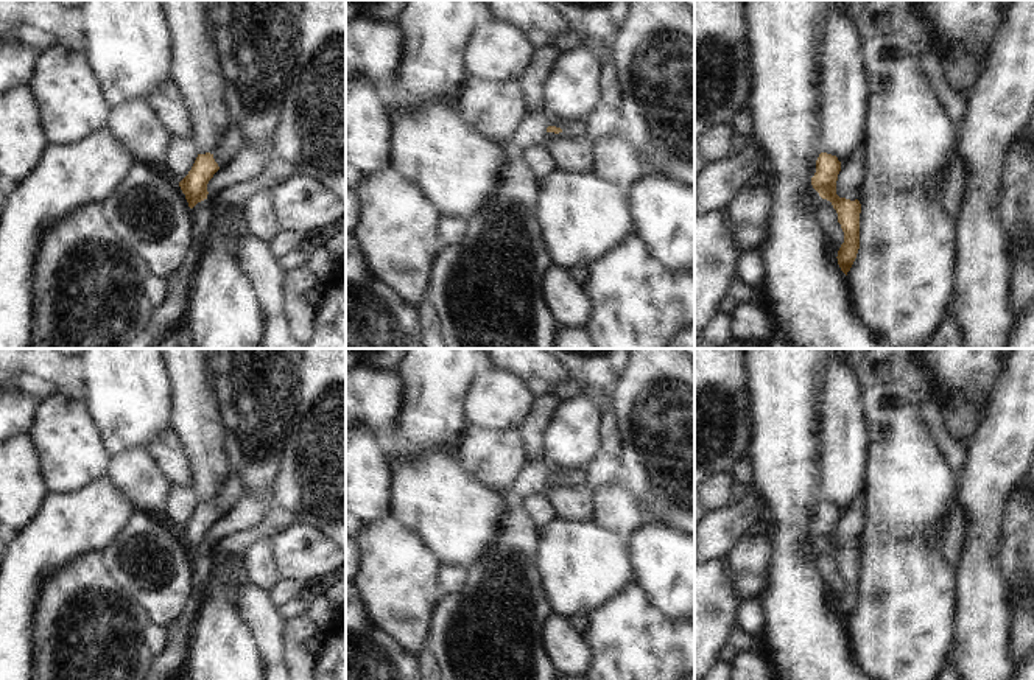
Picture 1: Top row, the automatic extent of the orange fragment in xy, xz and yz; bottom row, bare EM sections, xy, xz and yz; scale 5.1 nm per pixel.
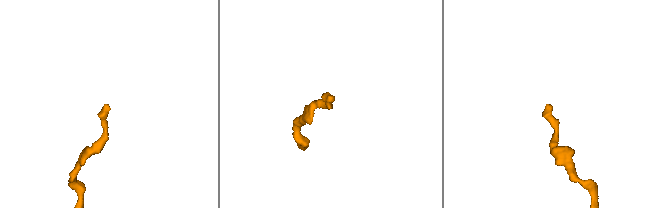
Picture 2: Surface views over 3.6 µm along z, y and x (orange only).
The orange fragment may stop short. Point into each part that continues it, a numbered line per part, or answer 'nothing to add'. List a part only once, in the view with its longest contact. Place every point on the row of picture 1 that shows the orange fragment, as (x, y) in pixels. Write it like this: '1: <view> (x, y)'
nothing to add

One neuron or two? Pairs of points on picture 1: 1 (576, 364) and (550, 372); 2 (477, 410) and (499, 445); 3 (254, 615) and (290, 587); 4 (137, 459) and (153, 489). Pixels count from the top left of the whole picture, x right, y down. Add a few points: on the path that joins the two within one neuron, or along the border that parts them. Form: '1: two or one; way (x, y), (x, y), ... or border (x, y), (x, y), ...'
1: two; border (558, 364), (573, 380), (586, 380), (597, 386)
2: two; border (467, 427), (517, 430)
3: two; border (268, 595), (270, 601), (277, 607)
4: one; way (137, 467), (145, 481)

